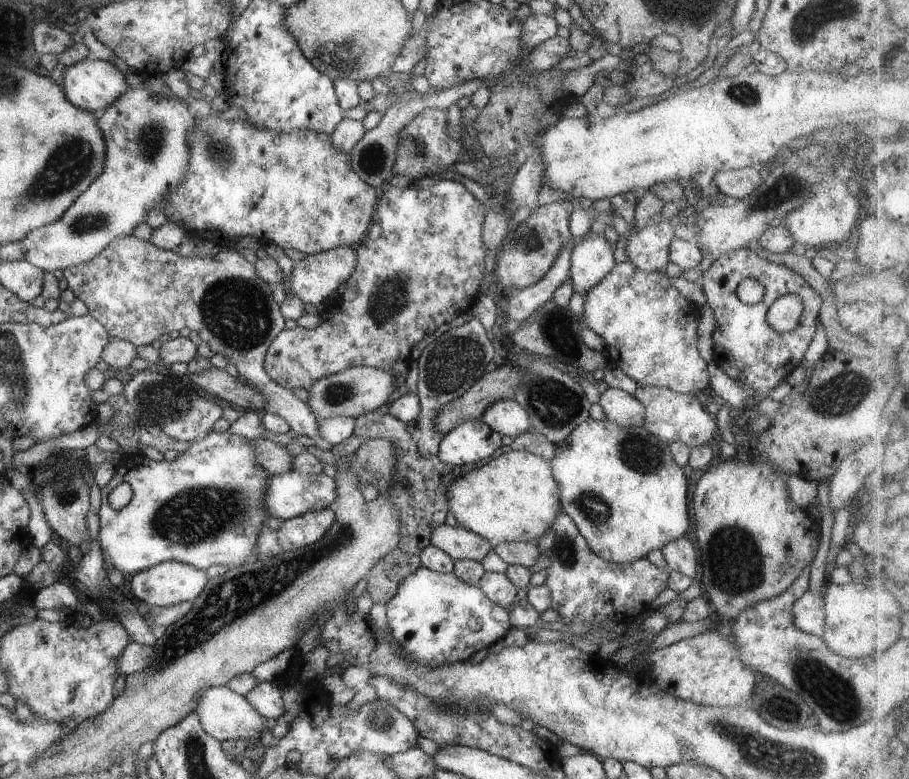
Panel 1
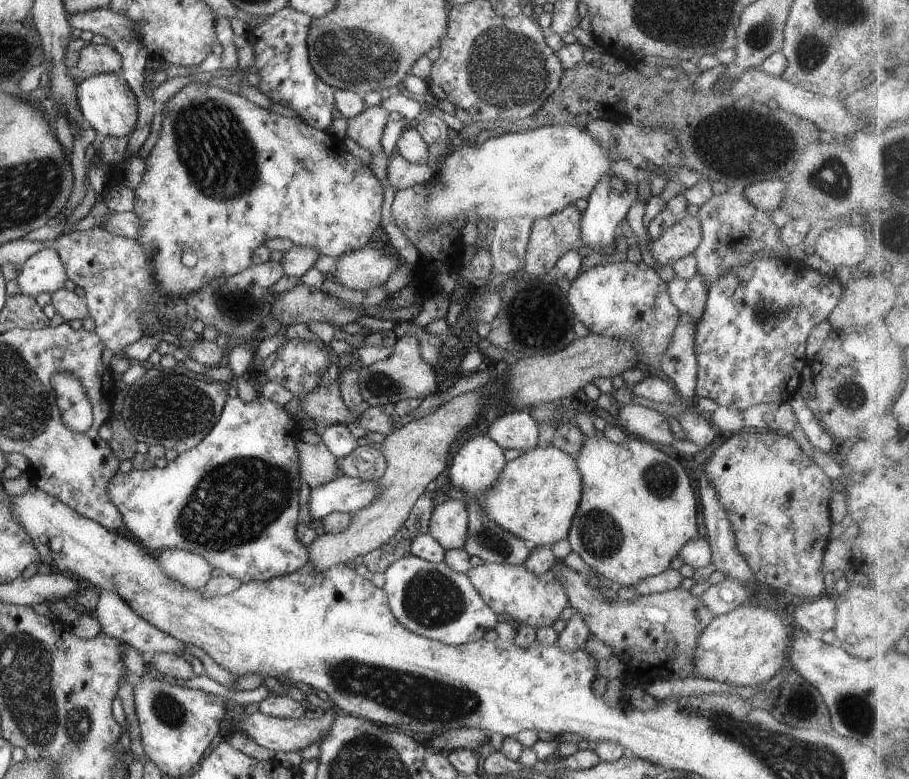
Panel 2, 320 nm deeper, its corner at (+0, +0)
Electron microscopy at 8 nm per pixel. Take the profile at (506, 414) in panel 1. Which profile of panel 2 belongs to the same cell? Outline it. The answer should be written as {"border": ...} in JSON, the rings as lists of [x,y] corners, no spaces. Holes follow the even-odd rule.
{"border":[[[515,410],[514,412],[504,414],[495,419],[494,422],[491,422],[487,429],[488,432],[485,434],[504,450],[513,448],[514,450],[522,450],[524,452],[538,448],[539,424],[529,413]]]}

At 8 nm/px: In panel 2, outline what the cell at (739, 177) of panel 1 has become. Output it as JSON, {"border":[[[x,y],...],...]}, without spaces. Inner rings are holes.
{"border":[[[786,179],[756,181],[743,192],[760,210],[773,212],[781,208],[787,186]]]}

